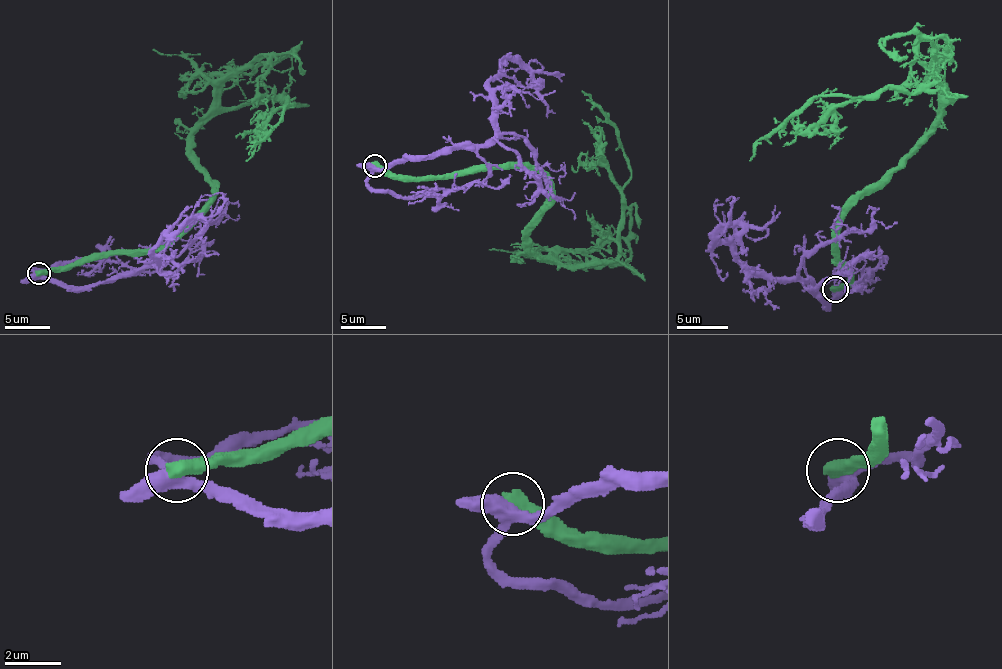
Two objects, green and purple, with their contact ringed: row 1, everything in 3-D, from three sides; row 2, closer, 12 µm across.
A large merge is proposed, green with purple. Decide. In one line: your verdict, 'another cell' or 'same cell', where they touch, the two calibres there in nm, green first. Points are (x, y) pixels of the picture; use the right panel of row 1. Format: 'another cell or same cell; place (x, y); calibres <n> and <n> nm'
another cell; place (835, 289); calibres 600 and 380 nm

